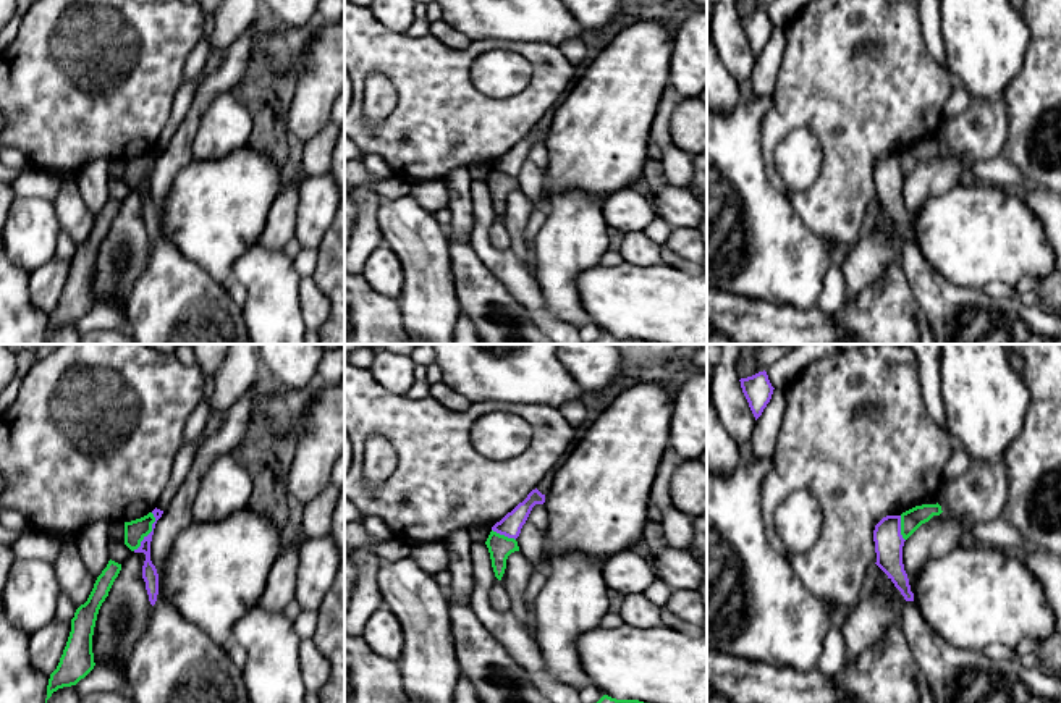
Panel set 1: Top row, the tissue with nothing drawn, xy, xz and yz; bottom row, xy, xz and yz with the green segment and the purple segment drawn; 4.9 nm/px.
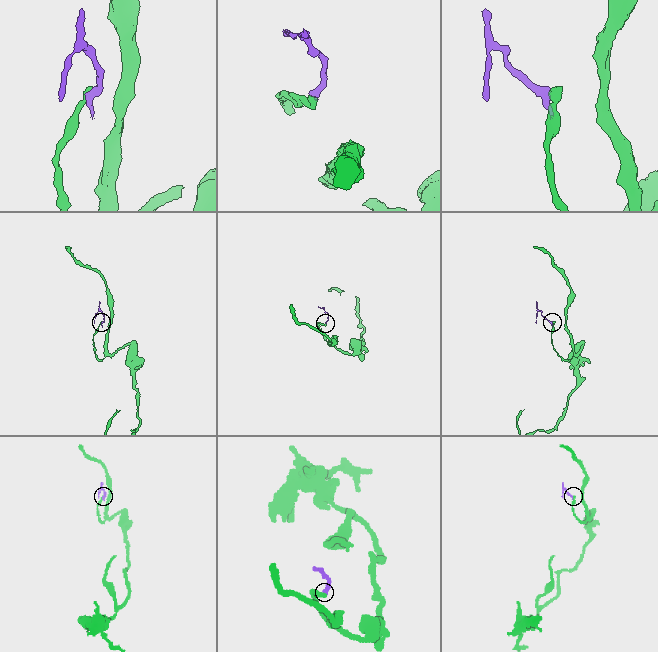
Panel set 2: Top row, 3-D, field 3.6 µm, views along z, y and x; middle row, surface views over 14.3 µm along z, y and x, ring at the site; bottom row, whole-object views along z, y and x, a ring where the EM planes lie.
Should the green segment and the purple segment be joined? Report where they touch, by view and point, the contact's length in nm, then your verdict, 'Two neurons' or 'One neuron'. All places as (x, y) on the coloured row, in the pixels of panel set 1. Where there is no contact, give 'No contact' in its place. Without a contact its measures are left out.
Touches green at xy (151, 530). Shared border 220 nm. Two neurons

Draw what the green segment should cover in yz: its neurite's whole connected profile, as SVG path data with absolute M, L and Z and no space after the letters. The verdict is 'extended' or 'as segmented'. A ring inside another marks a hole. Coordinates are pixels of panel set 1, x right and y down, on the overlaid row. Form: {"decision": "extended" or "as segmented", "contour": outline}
{"decision": "as segmented", "contour": "M922 504L901 514L901 535L907 540L922 524L928 522L933 516L940 516L941 506Z"}

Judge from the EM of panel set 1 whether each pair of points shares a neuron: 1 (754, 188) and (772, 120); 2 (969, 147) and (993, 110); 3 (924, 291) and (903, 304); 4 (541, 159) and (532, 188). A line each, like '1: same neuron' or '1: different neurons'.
1: different neurons
2: same neuron
3: different neurons
4: same neuron

